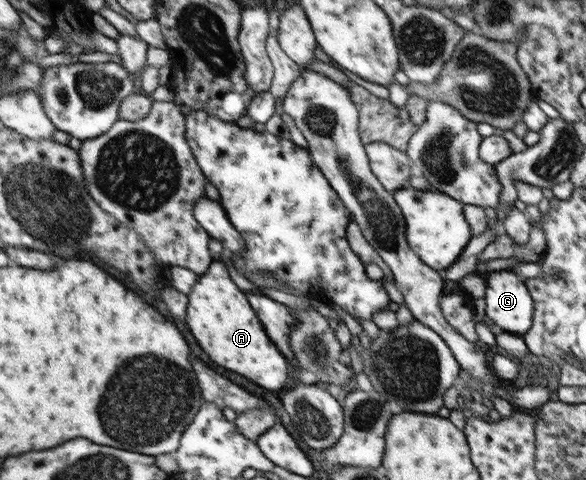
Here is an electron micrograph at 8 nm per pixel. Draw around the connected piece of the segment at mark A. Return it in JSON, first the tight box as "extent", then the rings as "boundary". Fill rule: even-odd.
{"extent":[186,259,289,393],"boundary":[[[213,259],[209,269],[200,274],[188,295],[186,324],[203,351],[217,365],[231,369],[269,391],[279,393],[287,385],[289,365],[271,343],[271,339],[265,335],[265,329],[259,323],[255,311],[249,307],[245,295],[247,294],[239,290],[229,276],[224,259]]]}

